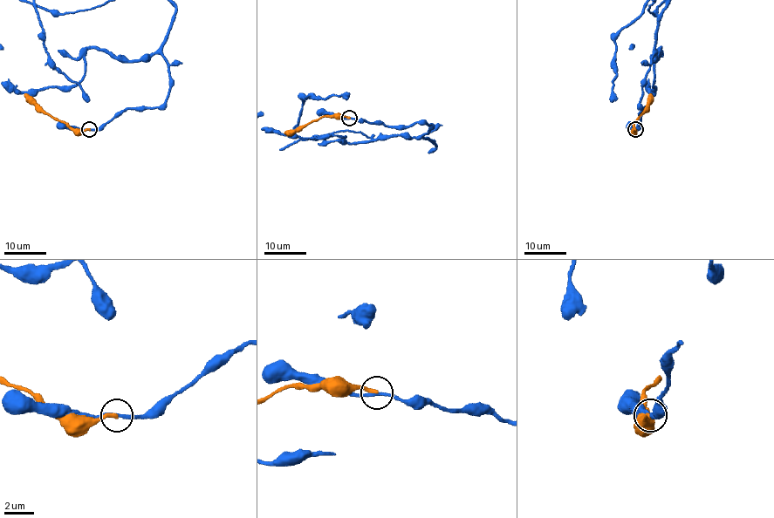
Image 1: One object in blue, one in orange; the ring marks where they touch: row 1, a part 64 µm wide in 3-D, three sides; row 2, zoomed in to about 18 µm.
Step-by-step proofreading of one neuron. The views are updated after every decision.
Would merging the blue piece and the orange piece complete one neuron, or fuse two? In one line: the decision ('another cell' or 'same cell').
another cell

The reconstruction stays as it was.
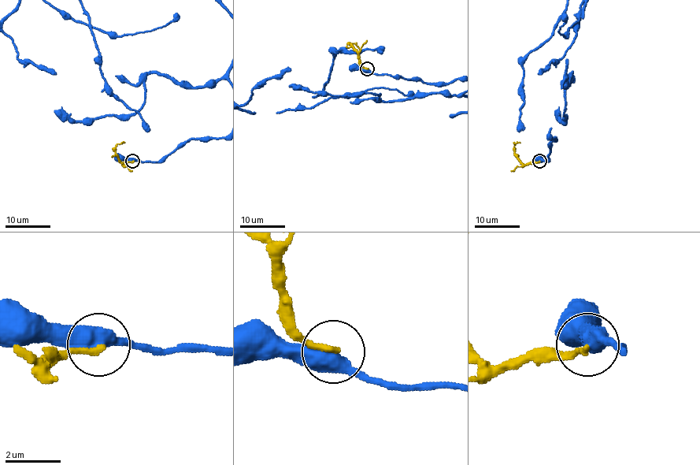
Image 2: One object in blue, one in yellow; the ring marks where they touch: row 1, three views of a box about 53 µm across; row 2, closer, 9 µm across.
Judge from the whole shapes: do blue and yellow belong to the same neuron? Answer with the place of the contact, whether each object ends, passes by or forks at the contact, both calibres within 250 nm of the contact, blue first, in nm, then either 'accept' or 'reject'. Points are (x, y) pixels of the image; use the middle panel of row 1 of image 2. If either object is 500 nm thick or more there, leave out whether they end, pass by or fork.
place (367, 68); calibres 550 and 220 nm; reject

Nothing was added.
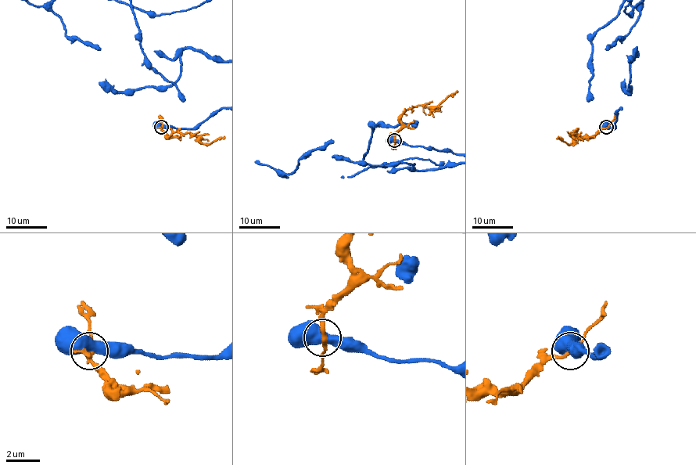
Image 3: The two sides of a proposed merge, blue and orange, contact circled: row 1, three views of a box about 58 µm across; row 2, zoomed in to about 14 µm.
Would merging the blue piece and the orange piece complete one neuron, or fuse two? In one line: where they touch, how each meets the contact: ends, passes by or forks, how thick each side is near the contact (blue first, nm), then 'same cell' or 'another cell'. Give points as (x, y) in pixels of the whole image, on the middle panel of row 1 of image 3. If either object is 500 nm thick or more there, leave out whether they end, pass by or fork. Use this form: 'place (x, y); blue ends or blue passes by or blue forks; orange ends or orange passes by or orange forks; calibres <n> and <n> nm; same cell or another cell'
place (394, 140); calibres 600 and 200 nm; another cell

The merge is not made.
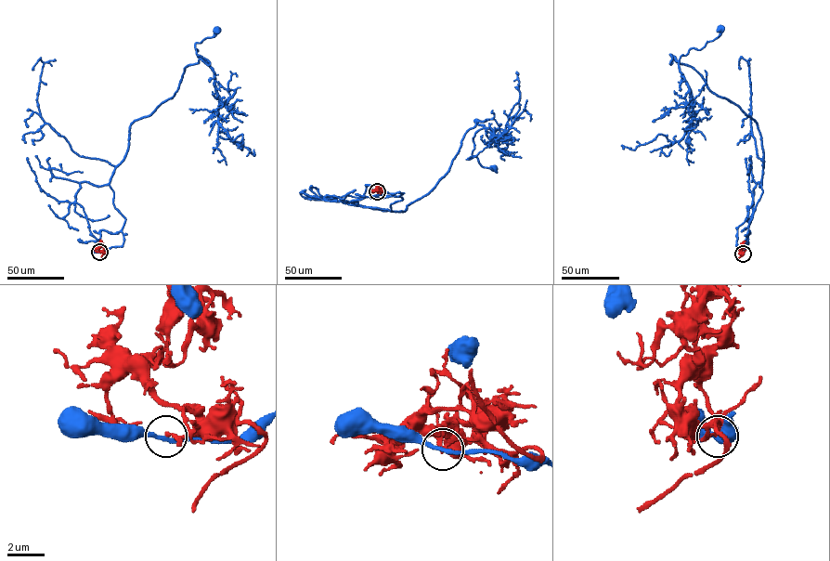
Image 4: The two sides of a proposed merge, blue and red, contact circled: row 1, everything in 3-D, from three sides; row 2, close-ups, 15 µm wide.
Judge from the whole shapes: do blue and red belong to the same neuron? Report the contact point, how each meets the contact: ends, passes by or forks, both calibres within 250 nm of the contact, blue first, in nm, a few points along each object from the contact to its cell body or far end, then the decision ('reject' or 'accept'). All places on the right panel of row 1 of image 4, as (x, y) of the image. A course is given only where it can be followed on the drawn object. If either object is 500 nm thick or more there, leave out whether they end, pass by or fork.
place (743, 254); blue passes by; red passes by; calibres 200 and 120 nm; course blue (743, 254), (762, 191), (758, 124), (691, 67), (670, 63), (670, 54), (678, 61), (719, 29); course red (743, 254), (740, 250), (745, 241); reject

